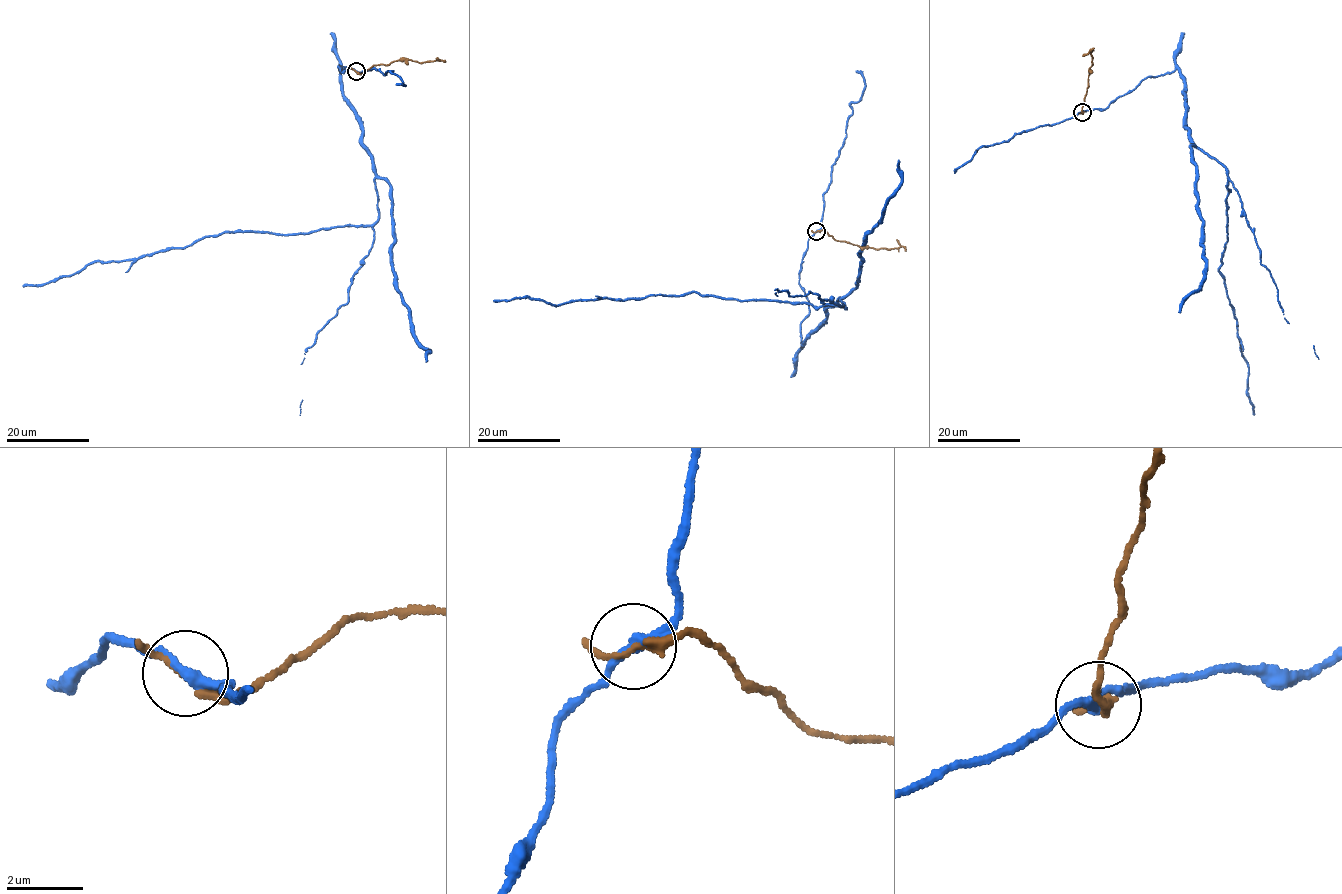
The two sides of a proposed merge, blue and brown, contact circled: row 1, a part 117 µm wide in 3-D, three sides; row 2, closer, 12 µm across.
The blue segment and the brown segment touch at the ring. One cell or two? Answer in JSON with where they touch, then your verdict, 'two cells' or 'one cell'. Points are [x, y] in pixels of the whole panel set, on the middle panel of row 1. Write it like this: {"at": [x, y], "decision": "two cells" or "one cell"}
{"at": [816, 231], "decision": "two cells"}

